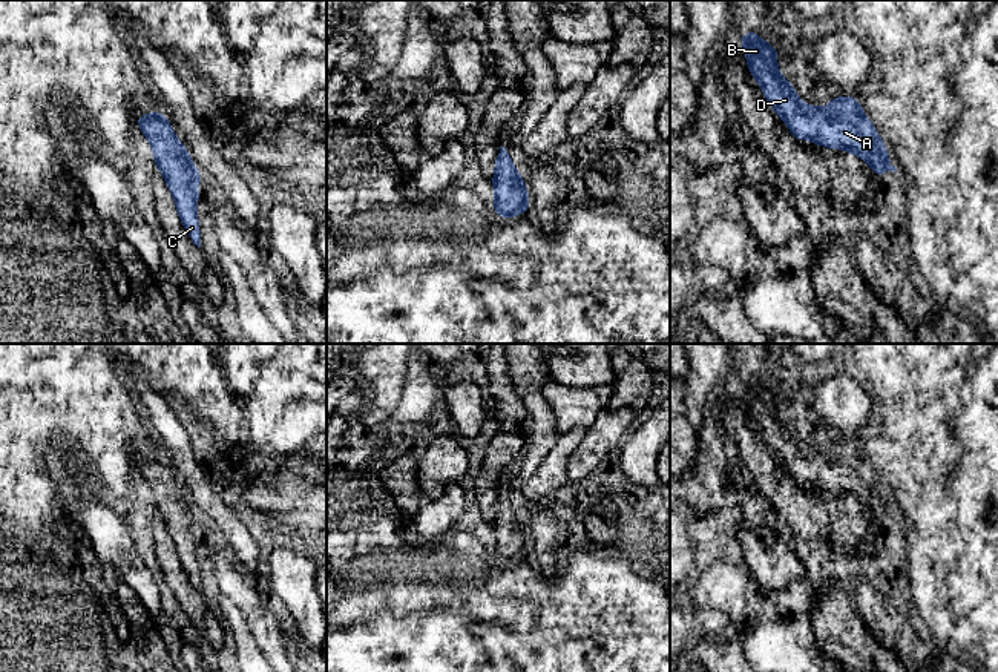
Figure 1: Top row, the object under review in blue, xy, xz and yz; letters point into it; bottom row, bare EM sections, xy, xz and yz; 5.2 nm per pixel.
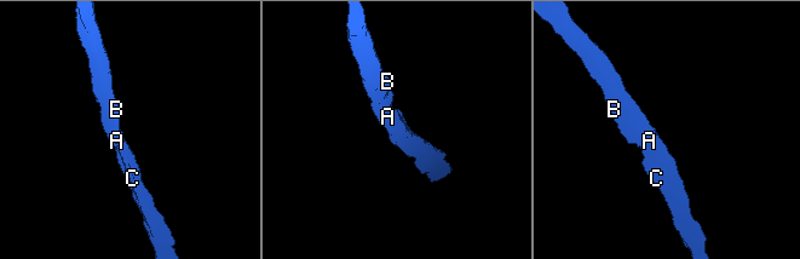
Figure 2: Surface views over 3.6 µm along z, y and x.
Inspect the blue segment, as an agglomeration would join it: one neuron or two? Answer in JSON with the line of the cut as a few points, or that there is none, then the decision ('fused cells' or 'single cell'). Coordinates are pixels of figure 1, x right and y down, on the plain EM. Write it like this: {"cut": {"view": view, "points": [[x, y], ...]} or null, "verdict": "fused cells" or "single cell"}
{"cut": null, "verdict": "single cell"}

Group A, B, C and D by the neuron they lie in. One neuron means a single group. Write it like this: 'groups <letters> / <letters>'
groups A B C D

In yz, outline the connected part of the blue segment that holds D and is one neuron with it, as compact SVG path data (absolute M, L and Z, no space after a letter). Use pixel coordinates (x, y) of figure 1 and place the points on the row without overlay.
M756 373L740 380L740 391L747 399L748 413L762 430L773 454L786 466L797 483L811 483L814 489L843 492L869 506L875 520L897 516L891 509L889 497L881 482L865 459L860 443L854 440L832 440L828 453L805 450L794 434L794 428L782 420L776 404L780 394L757 380Z

